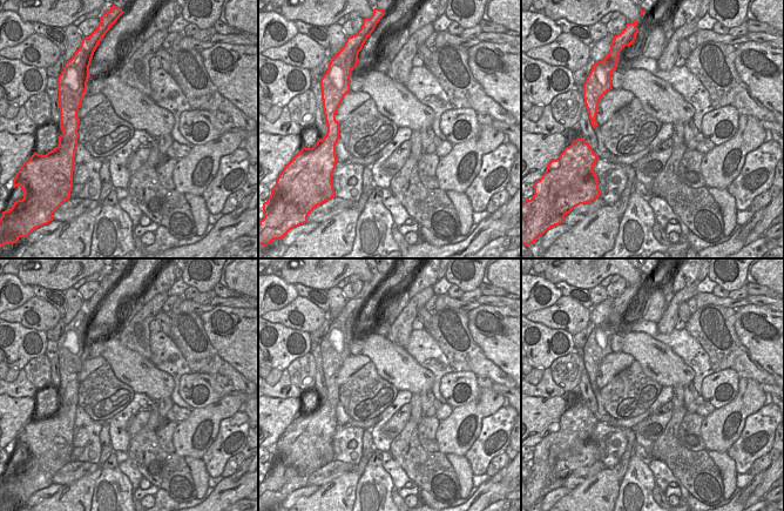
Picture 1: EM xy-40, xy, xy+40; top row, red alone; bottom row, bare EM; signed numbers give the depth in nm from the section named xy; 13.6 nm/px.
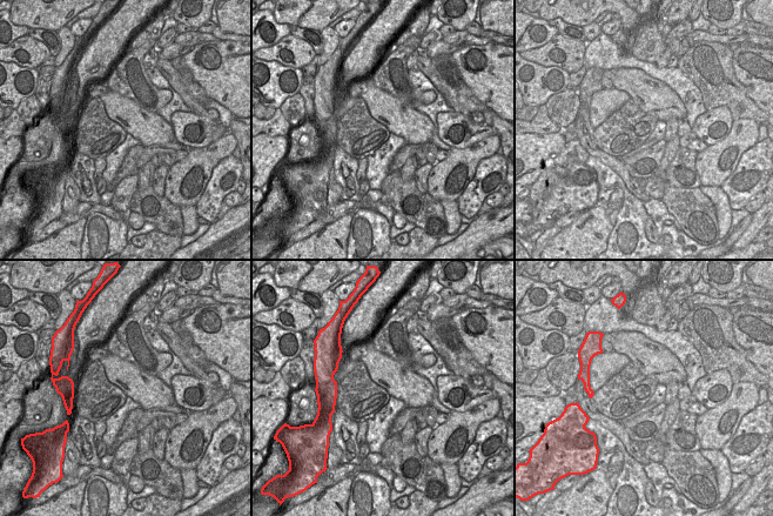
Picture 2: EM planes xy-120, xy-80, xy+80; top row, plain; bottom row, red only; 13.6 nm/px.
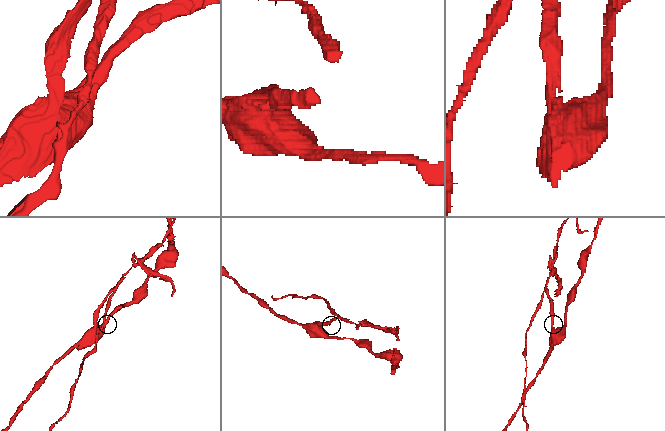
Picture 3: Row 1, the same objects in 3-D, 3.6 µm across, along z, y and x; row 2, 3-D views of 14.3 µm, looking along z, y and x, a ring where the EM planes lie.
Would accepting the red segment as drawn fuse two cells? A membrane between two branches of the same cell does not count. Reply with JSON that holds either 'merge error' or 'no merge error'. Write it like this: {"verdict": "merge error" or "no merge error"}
{"verdict": "merge error"}

